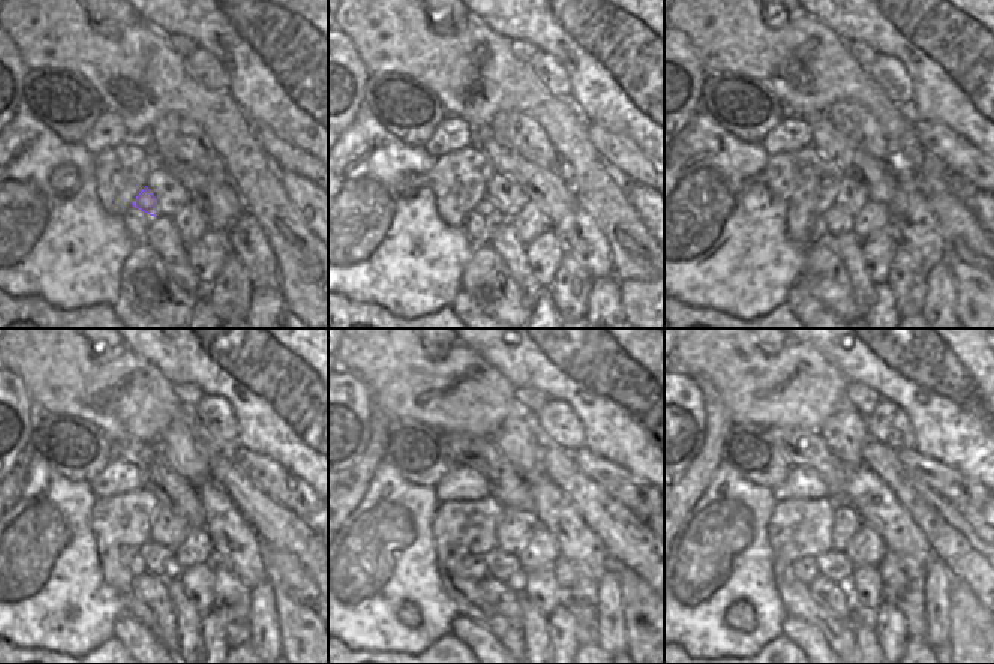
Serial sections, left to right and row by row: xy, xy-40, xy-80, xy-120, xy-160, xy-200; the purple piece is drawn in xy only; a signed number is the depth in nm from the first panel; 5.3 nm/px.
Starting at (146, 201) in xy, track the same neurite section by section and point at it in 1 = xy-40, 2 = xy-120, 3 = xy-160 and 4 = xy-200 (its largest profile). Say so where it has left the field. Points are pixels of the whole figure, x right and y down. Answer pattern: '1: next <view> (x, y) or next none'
1: next xy-40 (486, 207)
2: next xy-120 (159, 561)
3: next xy-160 (499, 564)
4: next xy-200 (834, 565)

